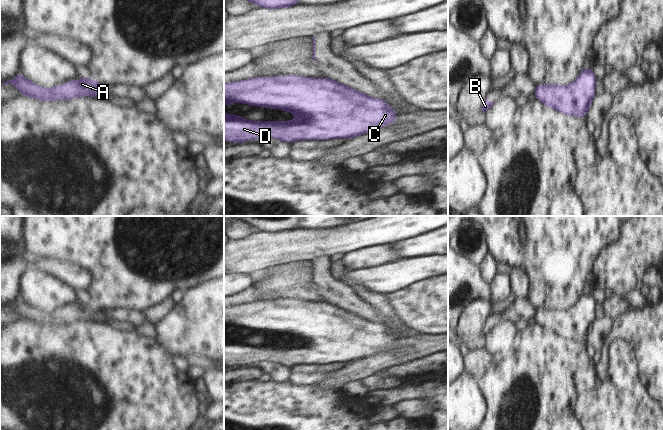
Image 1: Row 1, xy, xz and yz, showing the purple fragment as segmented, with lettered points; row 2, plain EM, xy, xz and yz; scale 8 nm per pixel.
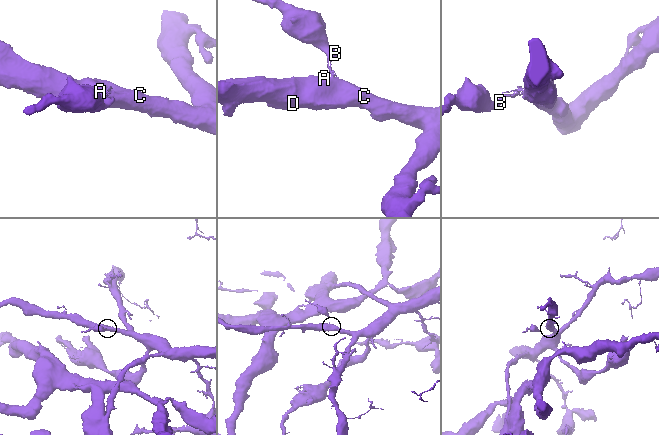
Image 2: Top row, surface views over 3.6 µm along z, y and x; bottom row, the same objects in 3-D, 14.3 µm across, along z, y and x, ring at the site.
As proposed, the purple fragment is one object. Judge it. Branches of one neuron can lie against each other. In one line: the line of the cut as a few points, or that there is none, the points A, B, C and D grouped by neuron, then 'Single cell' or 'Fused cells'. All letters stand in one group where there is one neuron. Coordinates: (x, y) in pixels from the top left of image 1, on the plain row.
Split along xy (99, 308), (103, 312). Groups: A C D / B. Fused cells.

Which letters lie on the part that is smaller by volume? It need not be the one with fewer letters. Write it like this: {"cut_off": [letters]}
{"cut_off": ["B"]}

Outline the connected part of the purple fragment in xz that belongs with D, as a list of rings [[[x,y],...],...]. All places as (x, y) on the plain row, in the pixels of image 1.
[[[298,299],[278,301],[256,301],[224,307],[224,331],[228,327],[246,327],[256,331],[279,333],[290,335],[298,342],[297,345],[248,345],[238,339],[224,338],[224,365],[245,367],[247,364],[255,364],[260,361],[272,361],[277,364],[292,367],[302,363],[320,364],[357,361],[363,357],[370,357],[397,344],[399,338],[395,337],[387,326],[365,319],[356,313],[341,308],[329,302],[314,303]]]

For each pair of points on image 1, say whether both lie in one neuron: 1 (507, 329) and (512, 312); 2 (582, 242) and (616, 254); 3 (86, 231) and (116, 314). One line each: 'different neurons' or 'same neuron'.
1: different neurons
2: different neurons
3: different neurons

